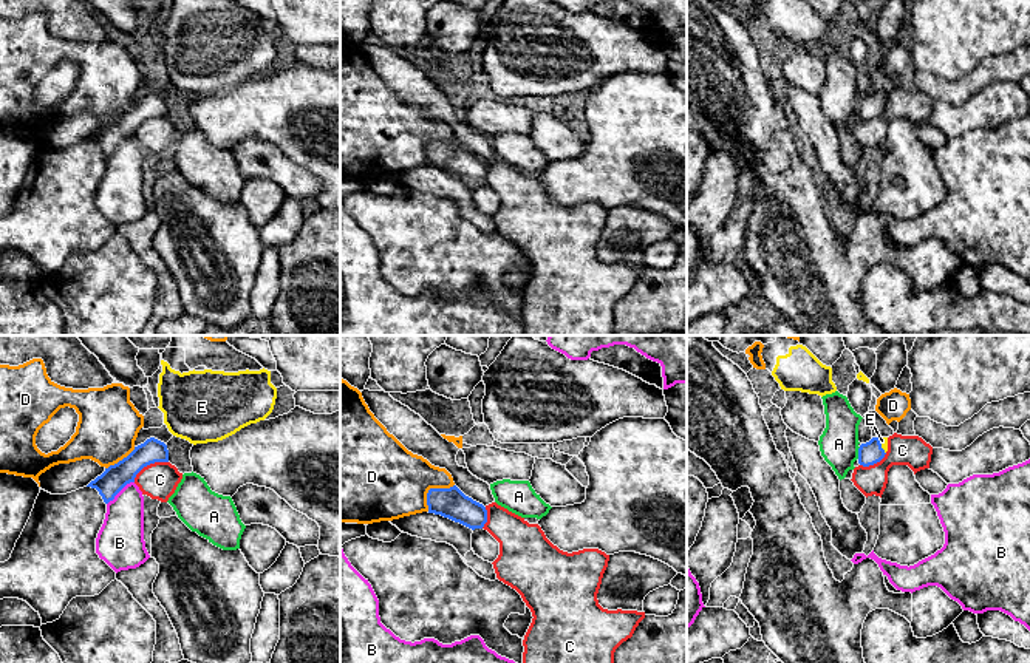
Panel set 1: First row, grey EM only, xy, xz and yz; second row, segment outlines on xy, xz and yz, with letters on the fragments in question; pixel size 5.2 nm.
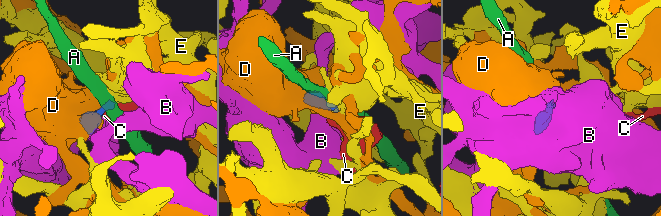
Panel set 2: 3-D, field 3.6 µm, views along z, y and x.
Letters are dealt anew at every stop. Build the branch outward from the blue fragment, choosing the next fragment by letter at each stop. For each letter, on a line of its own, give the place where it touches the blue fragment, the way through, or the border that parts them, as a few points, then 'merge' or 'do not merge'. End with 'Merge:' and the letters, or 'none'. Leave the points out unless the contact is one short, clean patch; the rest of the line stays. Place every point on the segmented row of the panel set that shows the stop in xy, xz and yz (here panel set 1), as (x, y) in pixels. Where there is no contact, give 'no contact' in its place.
A: meets blue in yz at (859, 453); border along yz (860, 447), (857, 458); do not merge
B: meets blue in xy at (119, 490); border along xy (133, 481), (107, 504); do not merge
C: meets blue in xy at (149, 464); border along xy (167, 461), (147, 464), (133, 481); do not merge
D: meets blue in xz at (430, 489); do not merge
E: meets blue in yz at (880, 445); runs through yz (869, 453), (880, 445), (883, 441); merge
Merge: E

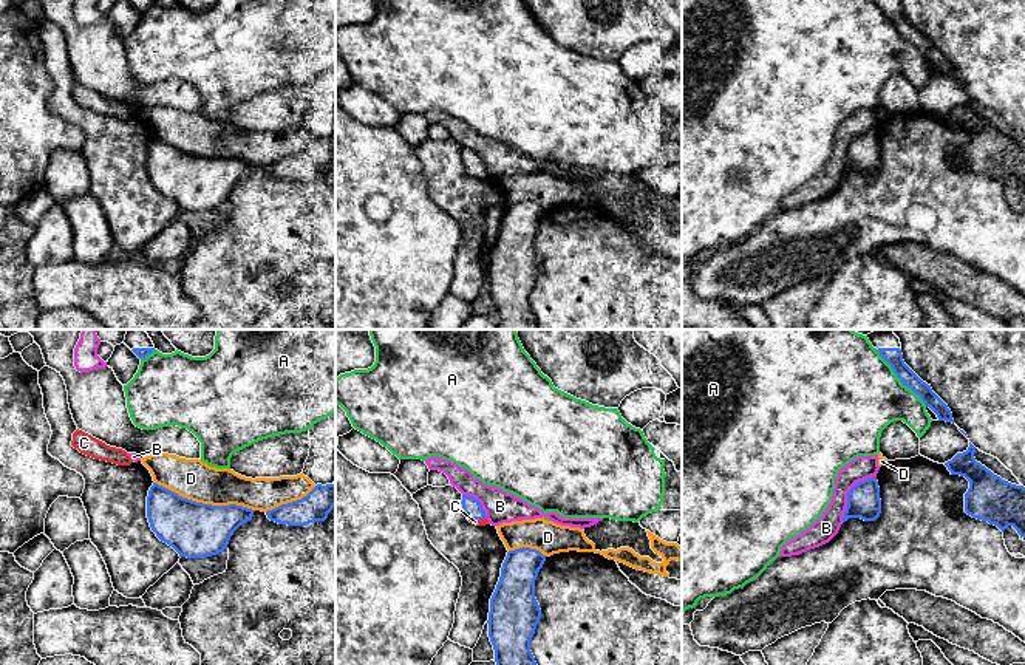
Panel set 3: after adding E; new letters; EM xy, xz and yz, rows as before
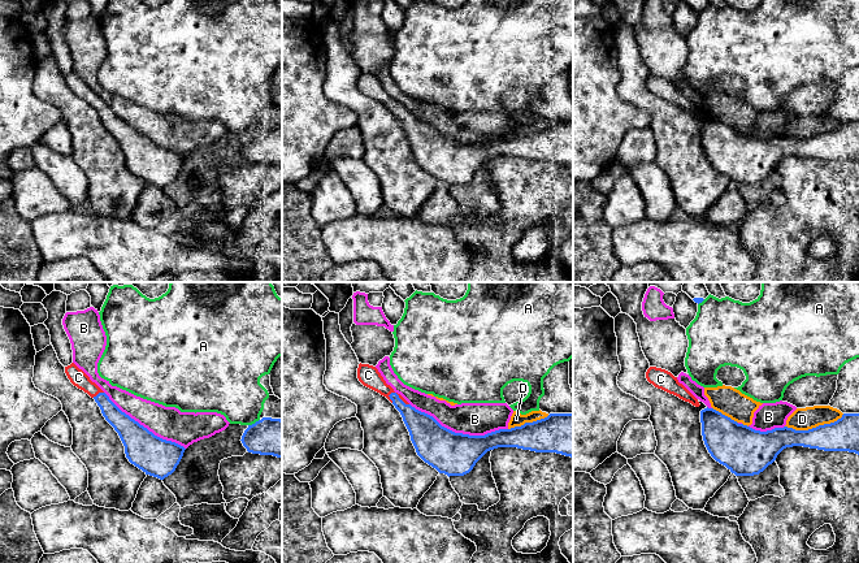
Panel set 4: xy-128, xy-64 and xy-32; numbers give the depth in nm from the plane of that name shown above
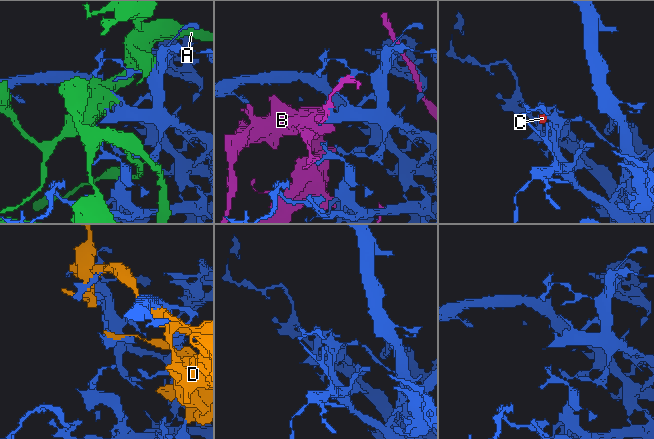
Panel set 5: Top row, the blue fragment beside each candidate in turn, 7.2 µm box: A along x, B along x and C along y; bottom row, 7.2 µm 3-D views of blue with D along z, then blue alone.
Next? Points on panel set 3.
A: meets blue in yz at (899, 378); do not merge
B: meets blue in yz at (847, 495); do not merge
C: meets blue in xz at (476, 518); runs through xz (472, 508), (476, 518), (483, 521); merge
D: meets blue in xy at (204, 504); do not merge
Merge: C

